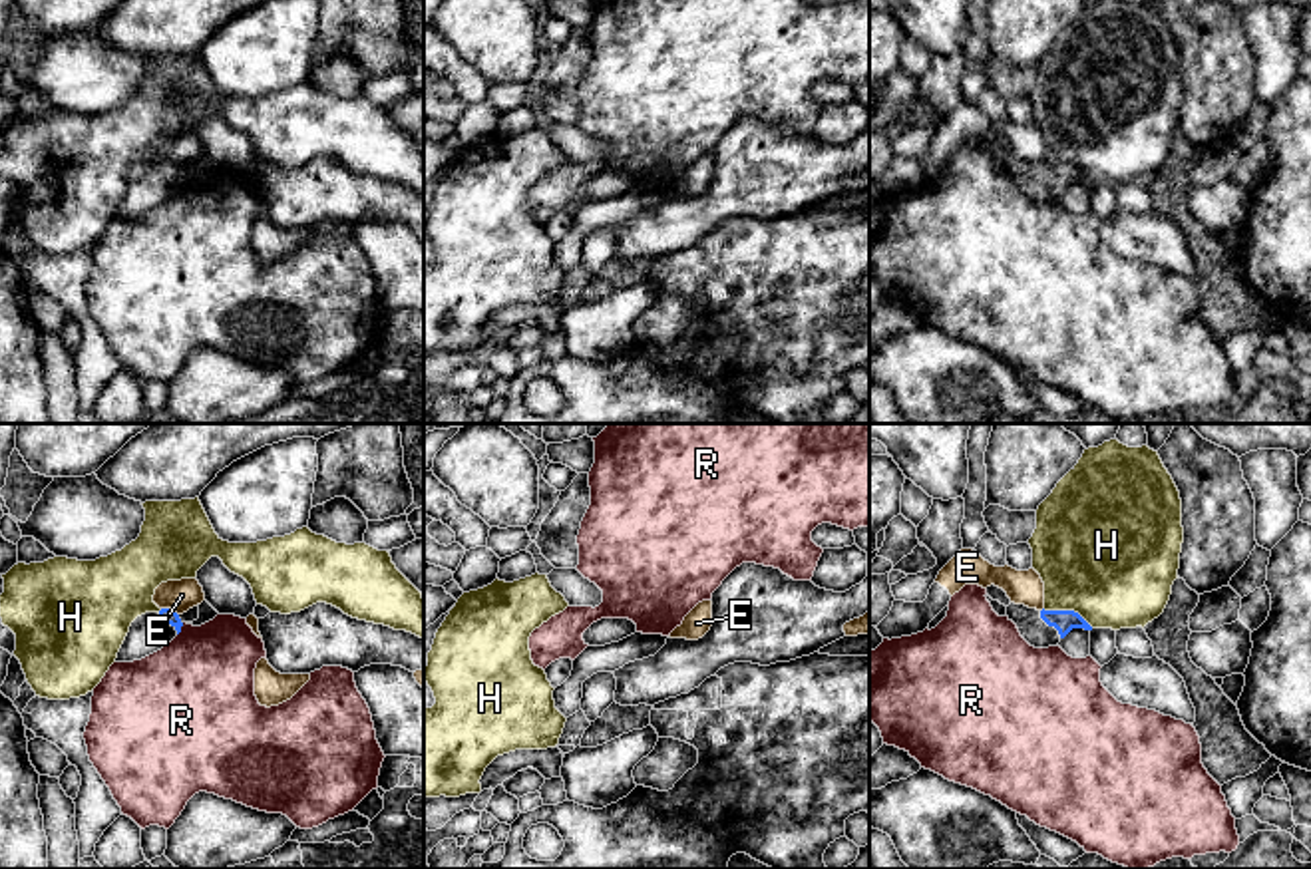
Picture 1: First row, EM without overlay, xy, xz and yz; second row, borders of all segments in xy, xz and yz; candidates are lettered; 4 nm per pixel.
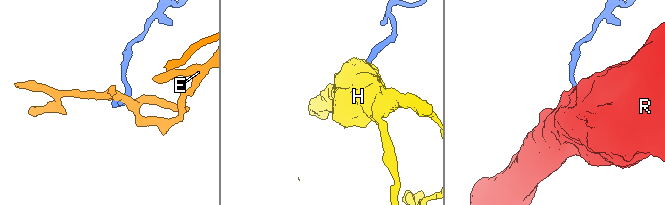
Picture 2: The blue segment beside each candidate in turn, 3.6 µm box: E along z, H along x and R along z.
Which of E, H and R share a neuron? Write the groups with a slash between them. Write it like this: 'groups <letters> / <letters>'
groups E / H / R

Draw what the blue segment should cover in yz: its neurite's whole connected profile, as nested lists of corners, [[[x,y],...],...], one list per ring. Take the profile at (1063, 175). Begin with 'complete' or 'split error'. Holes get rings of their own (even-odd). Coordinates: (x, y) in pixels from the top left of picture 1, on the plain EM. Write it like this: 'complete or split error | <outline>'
split error | [[[1011,157],[1007,161],[1007,171],[1034,203],[1058,201],[1072,183],[1092,185],[1092,181],[1074,165],[1036,165]]]

